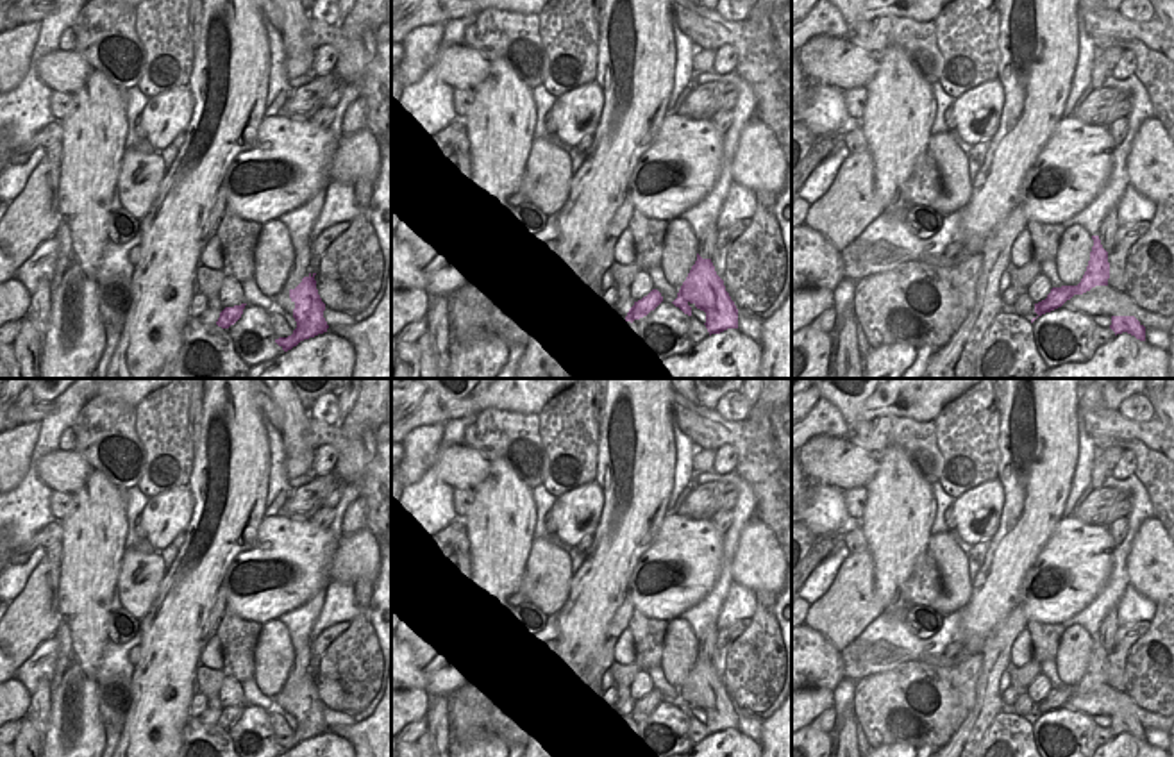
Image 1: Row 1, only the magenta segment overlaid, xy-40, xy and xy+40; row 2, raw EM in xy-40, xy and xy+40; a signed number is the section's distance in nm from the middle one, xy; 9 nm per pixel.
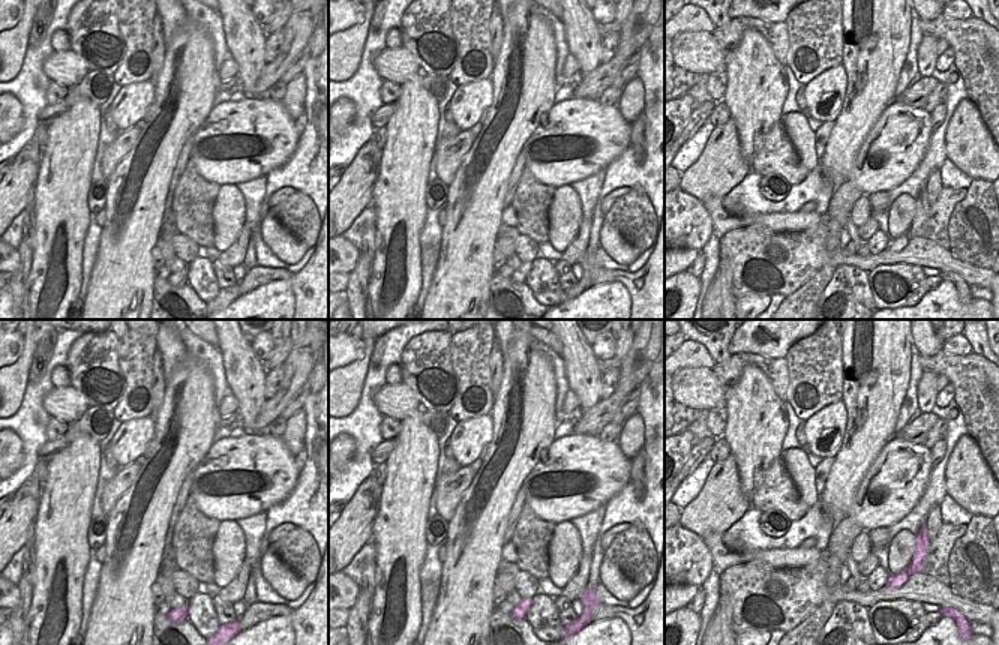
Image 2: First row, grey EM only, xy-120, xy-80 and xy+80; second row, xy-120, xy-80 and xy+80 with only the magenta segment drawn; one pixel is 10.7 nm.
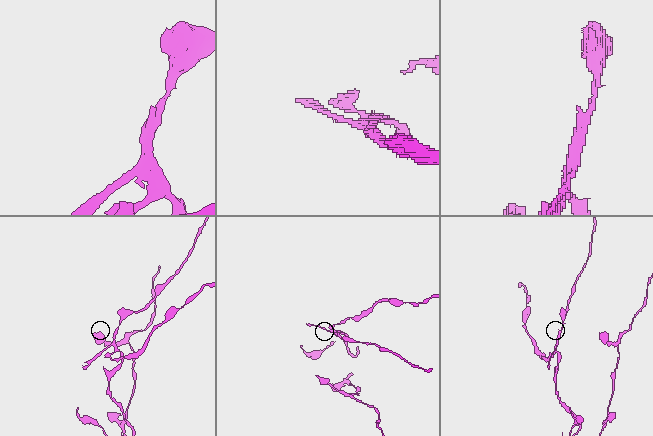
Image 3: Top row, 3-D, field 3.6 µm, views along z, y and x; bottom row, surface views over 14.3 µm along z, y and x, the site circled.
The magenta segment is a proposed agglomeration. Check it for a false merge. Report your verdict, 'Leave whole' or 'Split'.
Split

